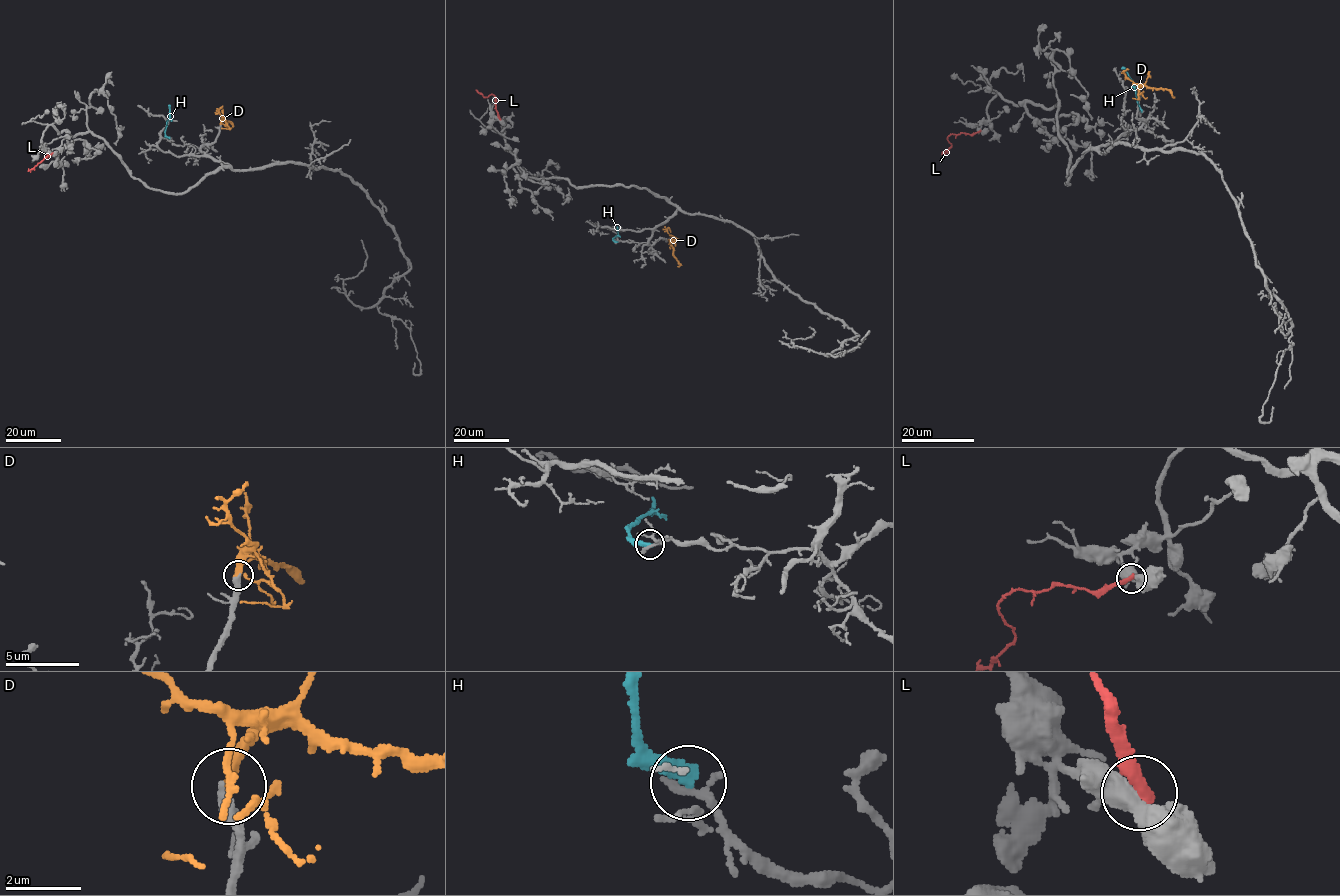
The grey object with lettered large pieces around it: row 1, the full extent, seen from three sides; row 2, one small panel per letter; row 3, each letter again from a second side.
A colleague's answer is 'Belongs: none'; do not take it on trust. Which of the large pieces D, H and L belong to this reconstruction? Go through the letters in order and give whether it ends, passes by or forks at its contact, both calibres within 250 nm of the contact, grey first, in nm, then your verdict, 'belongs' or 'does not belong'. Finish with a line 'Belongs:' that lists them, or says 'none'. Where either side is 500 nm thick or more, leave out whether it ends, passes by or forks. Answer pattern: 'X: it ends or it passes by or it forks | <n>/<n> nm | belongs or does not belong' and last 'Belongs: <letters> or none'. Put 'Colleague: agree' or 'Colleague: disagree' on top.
Colleague: disagree
D: it ends | 400/360 nm | belongs
H: it ends | 300/360 nm | does not belong
L: 500/360 nm | does not belong
Belongs: D

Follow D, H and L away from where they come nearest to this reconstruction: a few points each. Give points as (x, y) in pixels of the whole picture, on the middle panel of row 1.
D: (669, 239), (673, 255), (680, 265), (677, 266)
H: (617, 242), (613, 239), (617, 235), (617, 226)
L: (499, 119), (495, 97), (492, 94), (484, 97), (476, 90)

